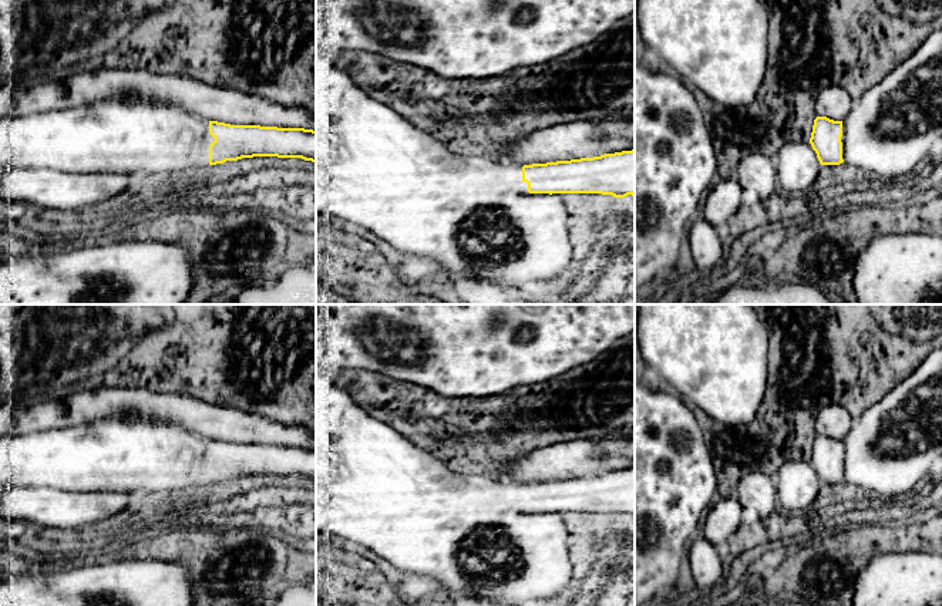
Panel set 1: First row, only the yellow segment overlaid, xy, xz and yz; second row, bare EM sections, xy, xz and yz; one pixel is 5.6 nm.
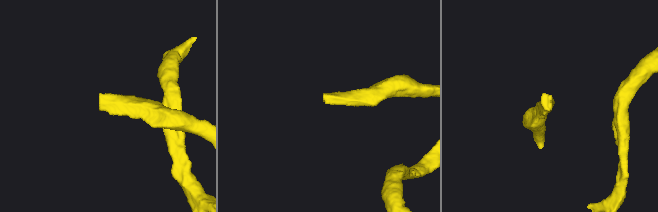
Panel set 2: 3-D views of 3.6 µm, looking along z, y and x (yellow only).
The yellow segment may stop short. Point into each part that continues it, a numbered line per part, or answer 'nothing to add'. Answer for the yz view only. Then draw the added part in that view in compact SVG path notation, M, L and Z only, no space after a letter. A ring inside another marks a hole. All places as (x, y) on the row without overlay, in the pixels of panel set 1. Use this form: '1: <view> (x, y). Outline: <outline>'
1: yz (901, 436). Outline: M942 346L933 349L909 377L899 381L881 401L854 420L850 437L842 440L844 479L847 477L845 448L858 441L862 444L862 488L879 498L908 494L928 474L935 458L942 455Z

